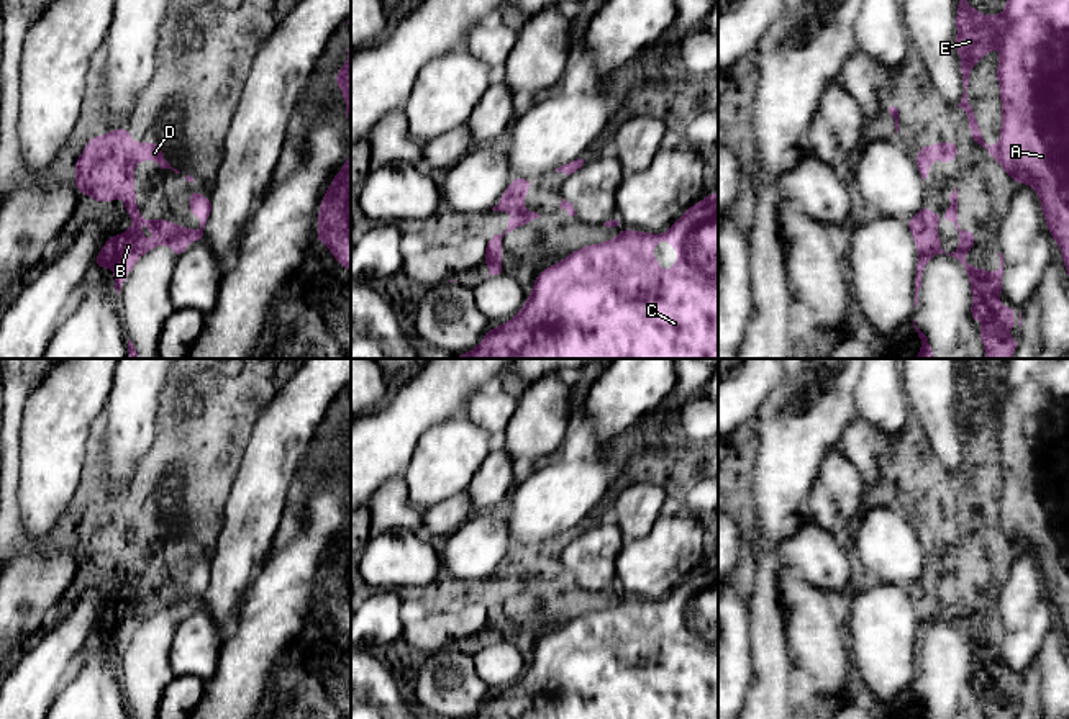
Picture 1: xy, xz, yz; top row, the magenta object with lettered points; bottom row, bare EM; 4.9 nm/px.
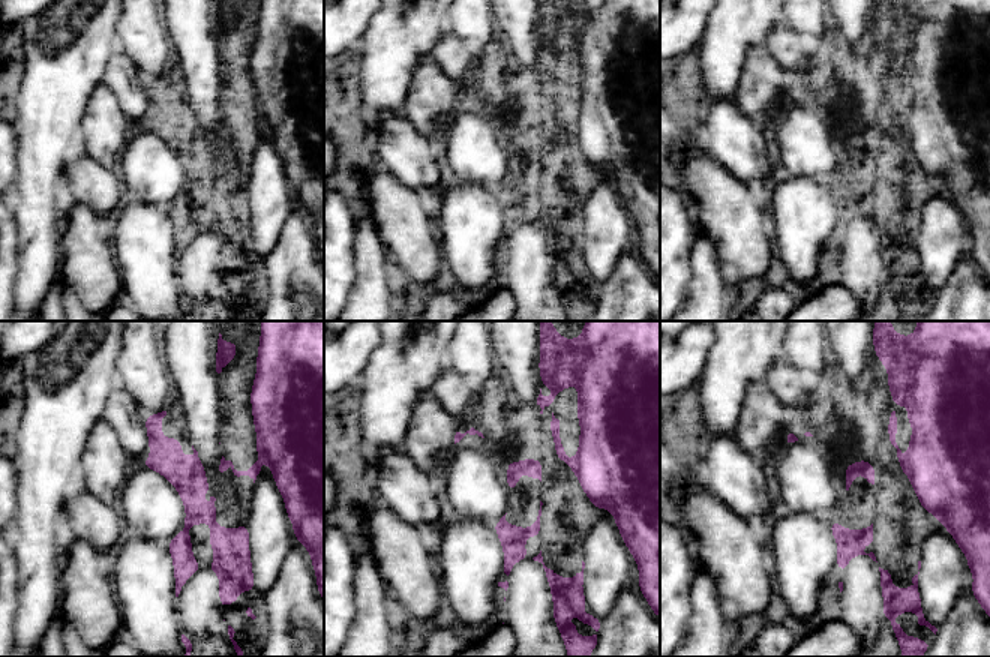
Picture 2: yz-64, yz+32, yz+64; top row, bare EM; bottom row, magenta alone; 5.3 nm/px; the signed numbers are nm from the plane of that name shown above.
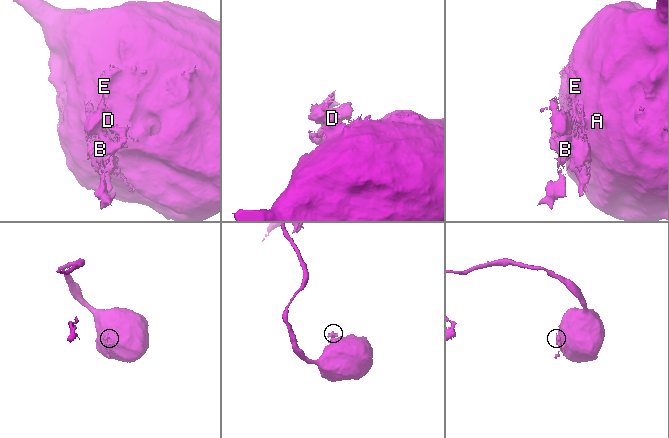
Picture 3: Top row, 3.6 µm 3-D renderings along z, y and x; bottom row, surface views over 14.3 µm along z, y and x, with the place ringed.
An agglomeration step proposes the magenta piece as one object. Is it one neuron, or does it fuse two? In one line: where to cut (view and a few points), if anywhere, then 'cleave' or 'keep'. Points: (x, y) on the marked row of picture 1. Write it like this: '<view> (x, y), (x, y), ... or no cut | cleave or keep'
no cut | keep

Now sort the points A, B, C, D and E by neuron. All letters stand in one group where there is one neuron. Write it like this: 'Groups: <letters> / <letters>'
Groups: A B C D E

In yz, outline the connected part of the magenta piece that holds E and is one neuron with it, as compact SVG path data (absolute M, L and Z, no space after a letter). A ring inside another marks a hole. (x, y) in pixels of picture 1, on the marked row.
M959 0L956 28L964 85L958 106L967 113L971 138L989 151L1015 183L1028 183L1038 193L1049 234L1062 252L1069 275L1069 0L1007 0L1000 15L980 15L967 0ZM990 49L1000 51L997 82L1003 118L997 146L984 141L966 92L972 66Z

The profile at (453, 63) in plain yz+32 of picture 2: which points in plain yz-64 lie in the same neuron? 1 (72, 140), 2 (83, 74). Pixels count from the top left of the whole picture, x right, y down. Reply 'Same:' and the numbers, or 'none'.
Same: none

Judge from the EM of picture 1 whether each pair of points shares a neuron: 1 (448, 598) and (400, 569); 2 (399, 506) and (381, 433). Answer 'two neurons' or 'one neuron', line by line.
1: two neurons
2: two neurons

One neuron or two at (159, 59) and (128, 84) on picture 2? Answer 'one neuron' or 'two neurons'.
two neurons

